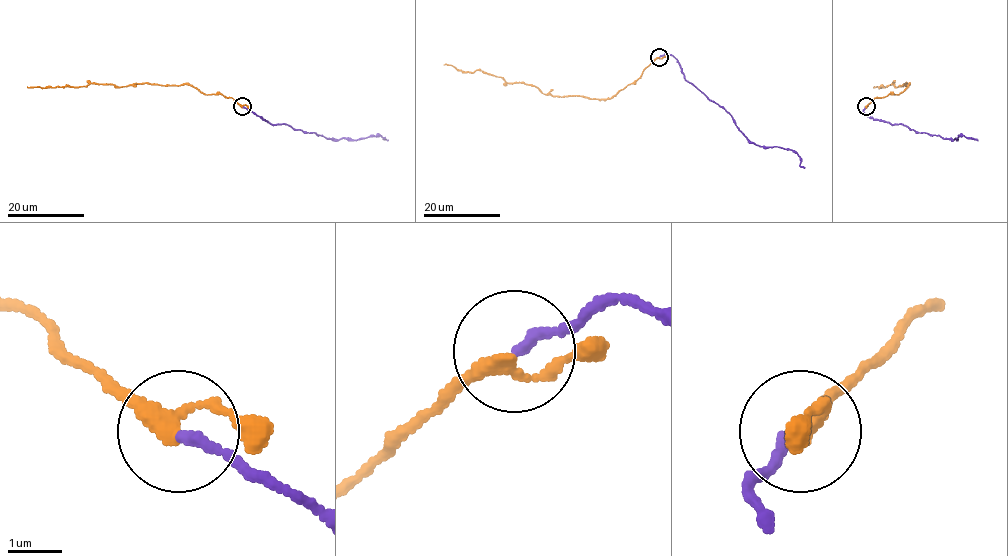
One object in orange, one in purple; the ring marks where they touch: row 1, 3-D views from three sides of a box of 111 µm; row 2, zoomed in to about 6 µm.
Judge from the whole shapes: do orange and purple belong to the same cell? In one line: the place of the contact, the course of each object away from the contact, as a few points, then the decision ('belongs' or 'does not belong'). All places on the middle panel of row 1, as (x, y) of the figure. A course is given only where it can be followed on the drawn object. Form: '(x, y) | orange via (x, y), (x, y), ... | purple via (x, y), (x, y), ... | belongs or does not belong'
(659, 57) | orange via (659, 57), (639, 78), (603, 99), (552, 96), (523, 83), (507, 83), (479, 70), (461, 72), (443, 64) | purple via (659, 56), (670, 54), (683, 77), (722, 107), (752, 142), (794, 151), (800, 166), (805, 167) | belongs

